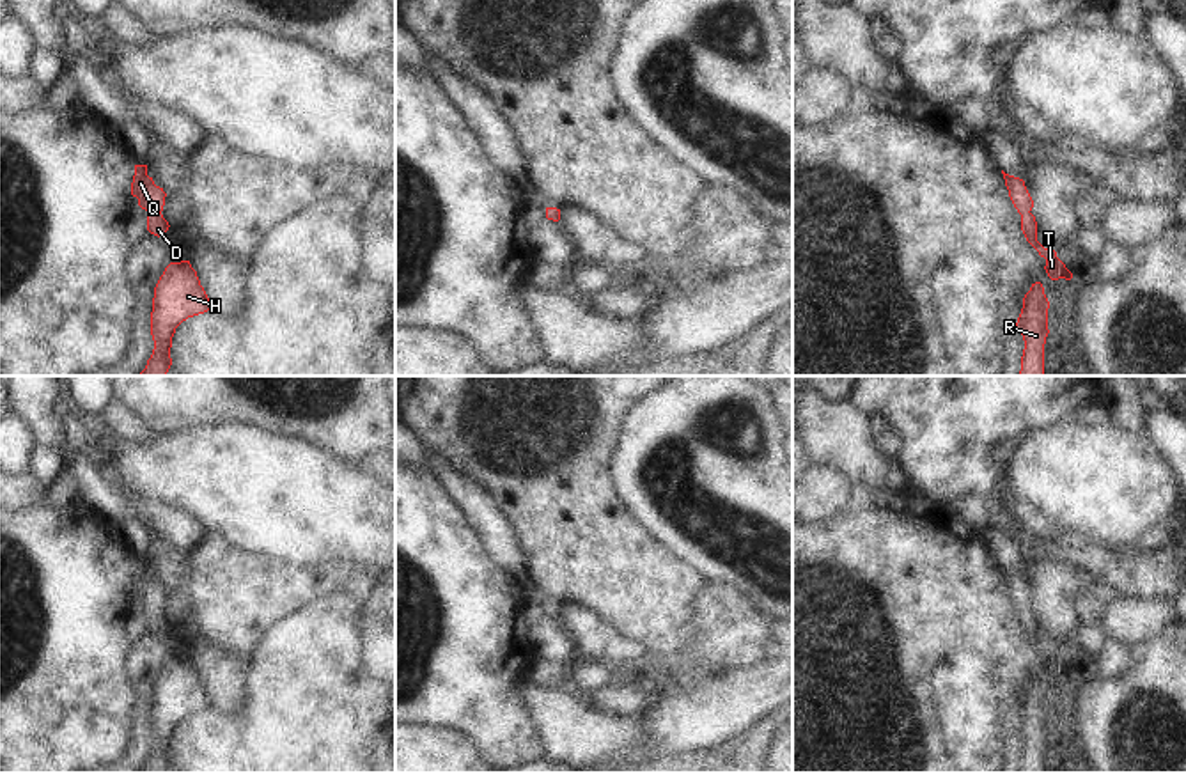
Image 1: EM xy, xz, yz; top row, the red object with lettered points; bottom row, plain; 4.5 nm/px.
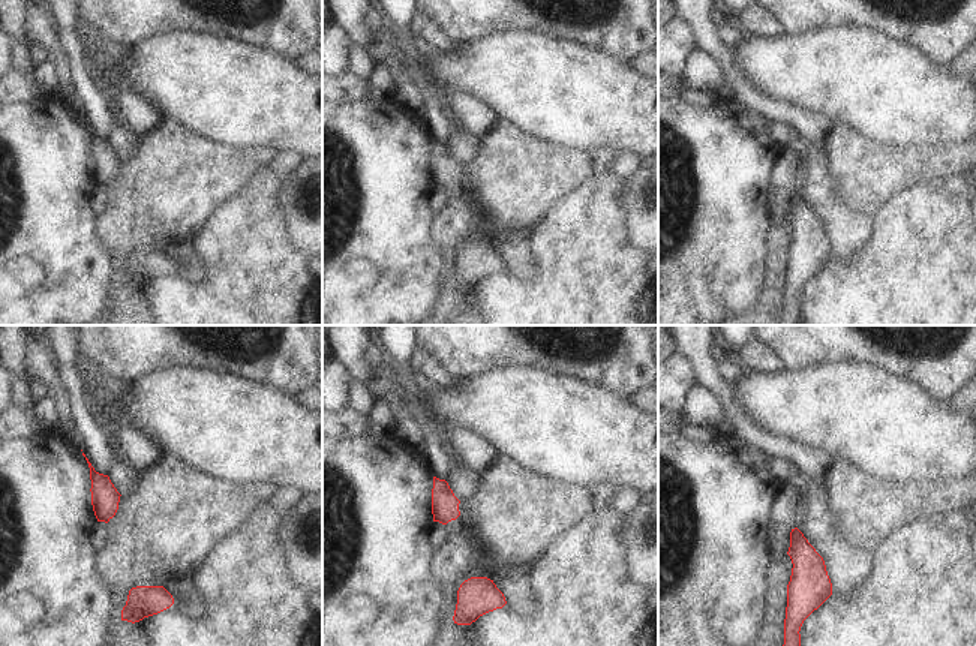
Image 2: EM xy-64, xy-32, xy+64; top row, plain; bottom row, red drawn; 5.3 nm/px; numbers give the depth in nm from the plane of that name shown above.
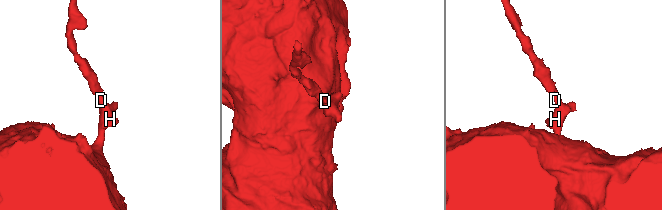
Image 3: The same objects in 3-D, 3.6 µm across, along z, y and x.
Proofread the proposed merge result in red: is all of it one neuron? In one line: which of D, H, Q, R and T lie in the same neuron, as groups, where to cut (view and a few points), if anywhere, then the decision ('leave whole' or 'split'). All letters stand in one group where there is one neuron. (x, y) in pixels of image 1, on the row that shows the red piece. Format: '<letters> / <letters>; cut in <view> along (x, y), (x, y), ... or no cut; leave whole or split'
D H Q R T; no cut; leave whole

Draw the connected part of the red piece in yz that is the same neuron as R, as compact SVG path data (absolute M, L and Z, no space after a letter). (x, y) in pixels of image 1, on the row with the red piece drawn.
M1032 284L1023 298L1023 308L1016 323L1025 340L1019 376L1044 376L1044 344L1049 333L1048 308L1049 301L1042 284Z

